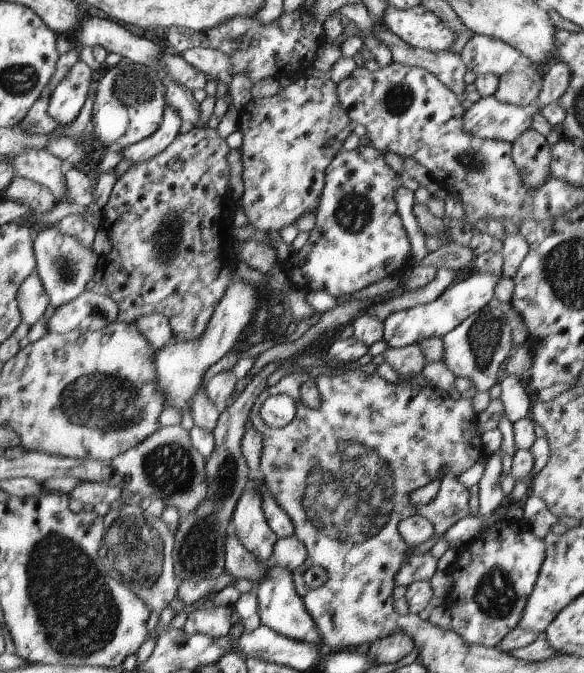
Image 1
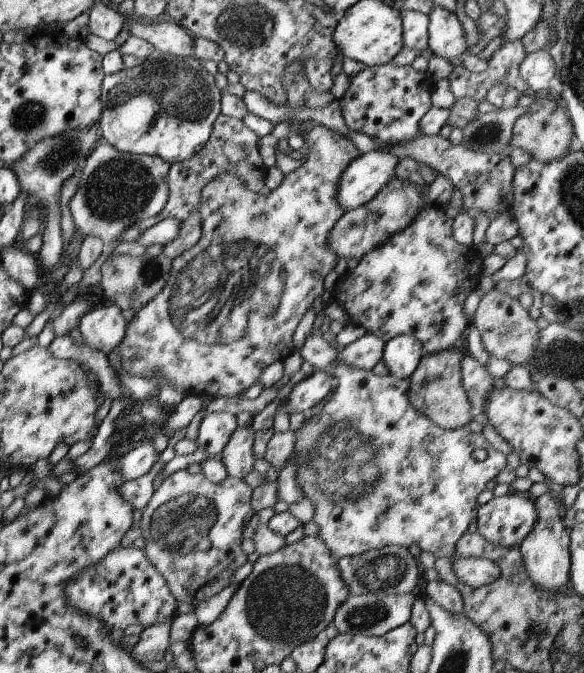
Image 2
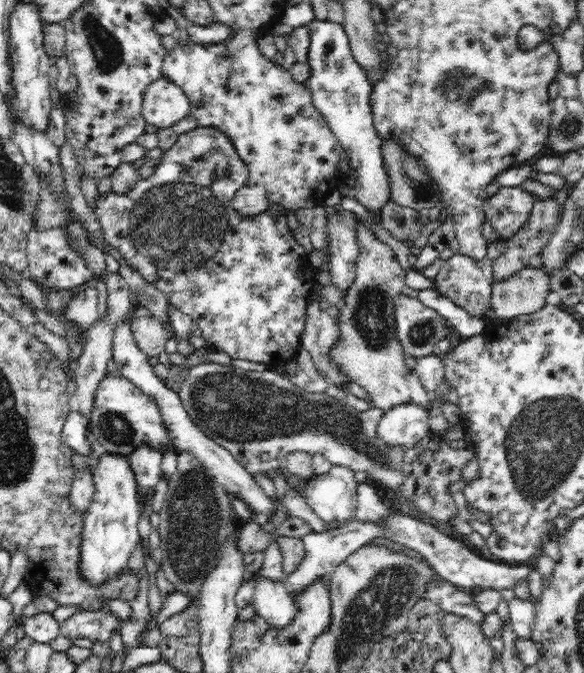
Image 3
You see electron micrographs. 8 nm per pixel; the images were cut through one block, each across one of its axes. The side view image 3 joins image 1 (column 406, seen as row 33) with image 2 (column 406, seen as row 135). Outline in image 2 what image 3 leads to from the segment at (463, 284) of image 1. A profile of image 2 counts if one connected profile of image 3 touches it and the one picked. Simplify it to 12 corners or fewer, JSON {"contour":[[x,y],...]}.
{"contour":[[411,335],[384,343],[388,374],[405,380],[417,368],[422,344]]}

